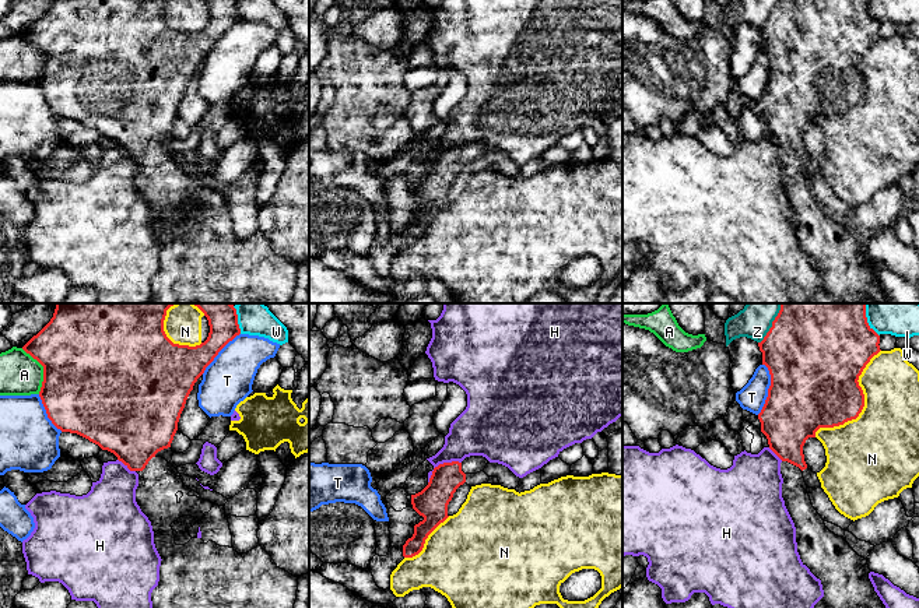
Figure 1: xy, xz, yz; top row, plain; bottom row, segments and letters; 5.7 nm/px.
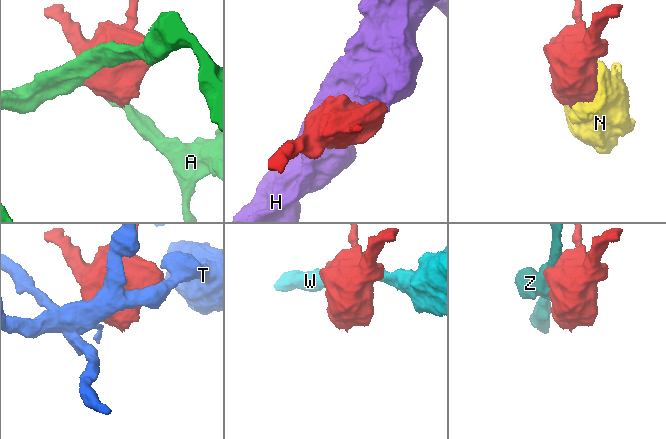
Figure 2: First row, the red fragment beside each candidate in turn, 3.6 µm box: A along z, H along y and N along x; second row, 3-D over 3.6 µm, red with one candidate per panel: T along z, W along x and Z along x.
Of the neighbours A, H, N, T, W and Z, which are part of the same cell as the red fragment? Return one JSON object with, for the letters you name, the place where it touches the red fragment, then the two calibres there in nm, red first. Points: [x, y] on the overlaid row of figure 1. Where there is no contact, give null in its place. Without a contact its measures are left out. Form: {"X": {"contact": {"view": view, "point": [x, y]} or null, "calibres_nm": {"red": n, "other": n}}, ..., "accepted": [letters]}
{"accepted": []}

